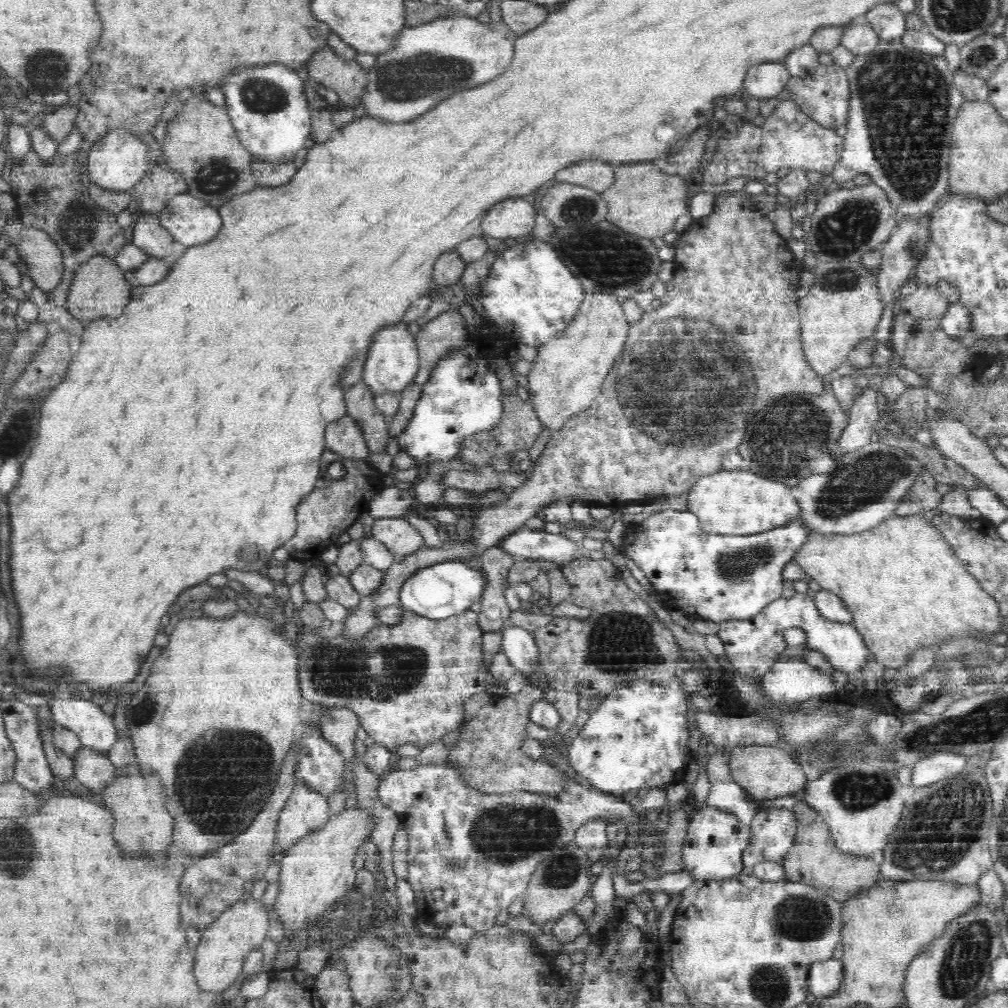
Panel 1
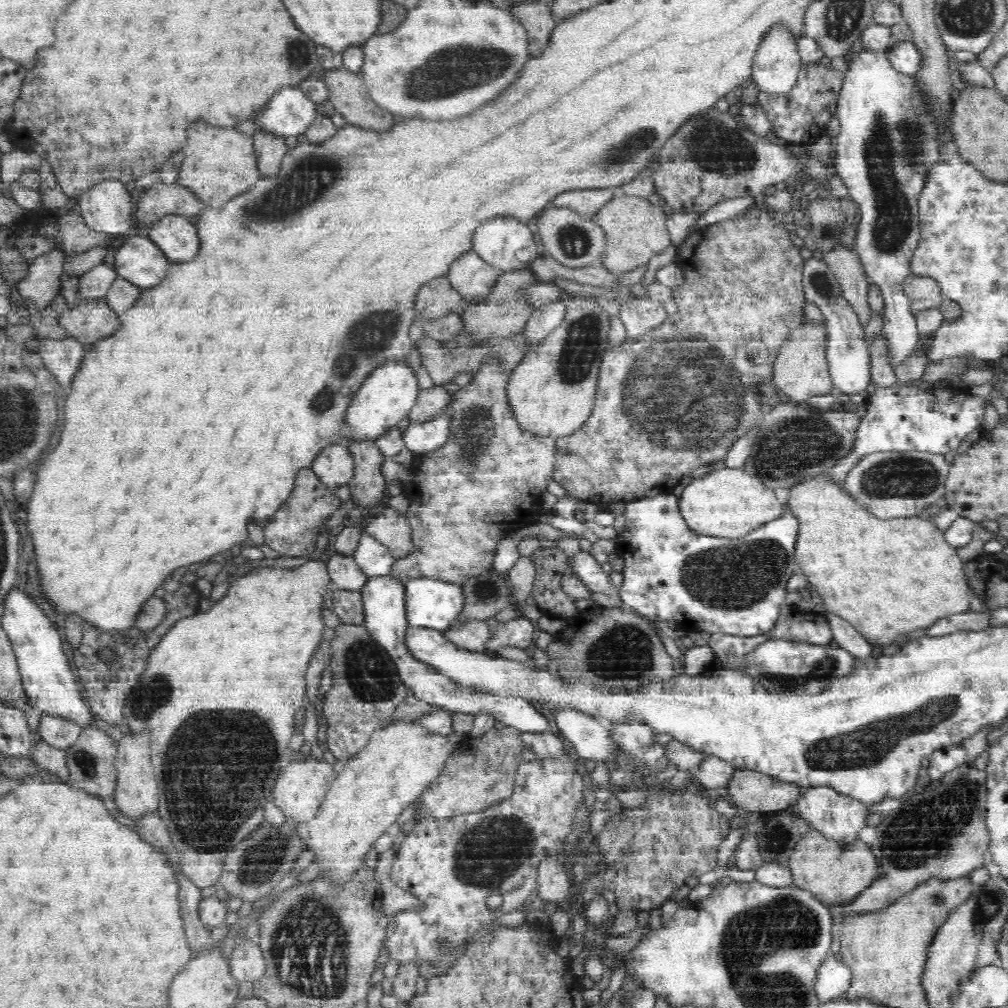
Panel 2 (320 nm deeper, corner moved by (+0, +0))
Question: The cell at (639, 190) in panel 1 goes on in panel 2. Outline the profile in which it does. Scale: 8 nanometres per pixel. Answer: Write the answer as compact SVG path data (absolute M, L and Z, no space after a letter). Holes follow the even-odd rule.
M615 195L598 210L594 221L604 231L604 254L598 264L607 268L615 276L632 272L648 264L650 259L673 244L669 237L660 206L650 206L642 196Z

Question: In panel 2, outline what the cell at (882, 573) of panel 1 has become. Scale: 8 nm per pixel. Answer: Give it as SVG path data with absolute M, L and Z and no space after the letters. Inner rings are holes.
M824 475L814 479L806 479L789 490L780 492L780 494L786 509L789 508L790 512L794 512L796 519L800 522L799 535L795 544L796 564L798 565L798 570L802 571L804 576L807 576L809 588L815 590L818 593L818 597L822 599L823 605L821 609L848 620L872 646L885 647L892 644L898 634L908 634L912 630L918 630L918 628L927 629L941 618L970 610L972 593L964 576L964 563L958 557L956 549L952 548L945 540L944 532L940 531L934 522L917 515L898 520L879 520L877 516L870 514L862 503L857 503L856 500L846 495L845 489L841 484L833 482L832 479L826 478Z

